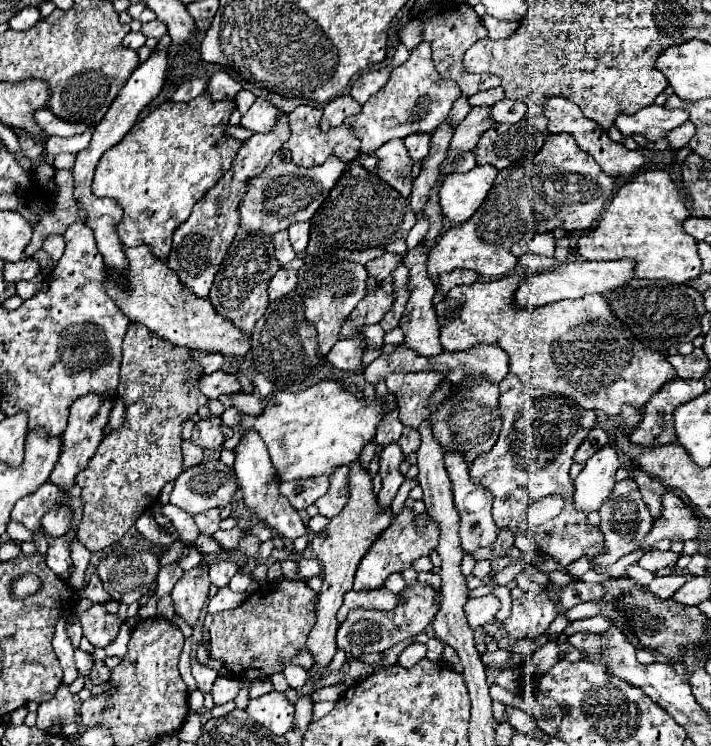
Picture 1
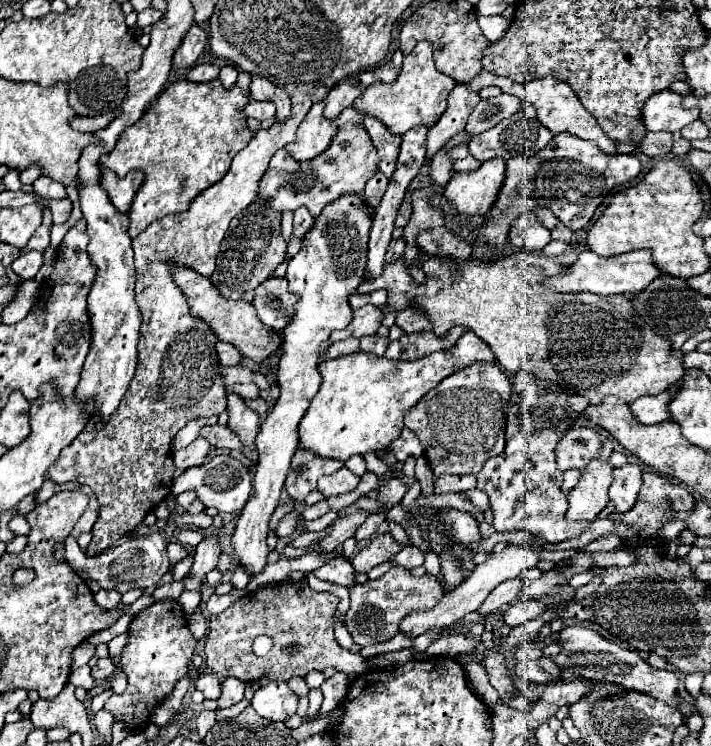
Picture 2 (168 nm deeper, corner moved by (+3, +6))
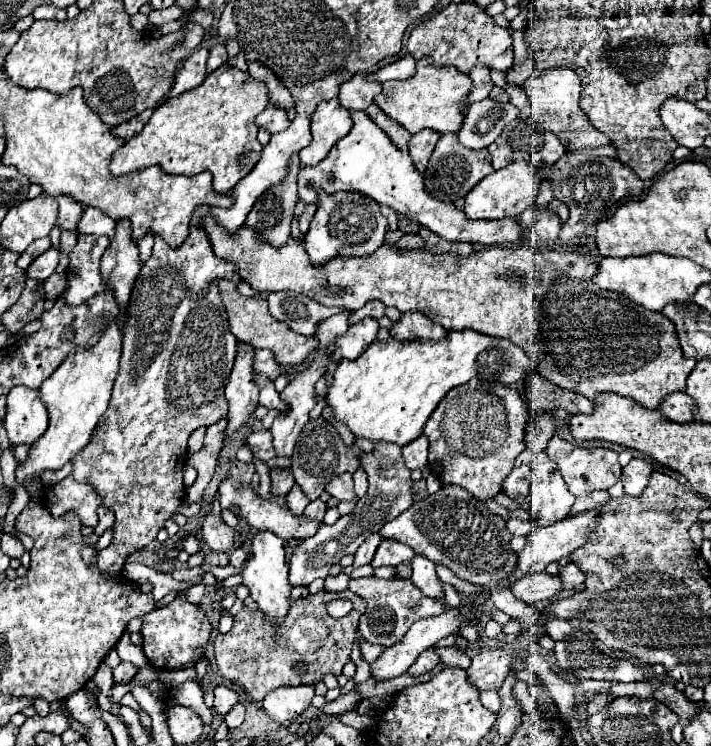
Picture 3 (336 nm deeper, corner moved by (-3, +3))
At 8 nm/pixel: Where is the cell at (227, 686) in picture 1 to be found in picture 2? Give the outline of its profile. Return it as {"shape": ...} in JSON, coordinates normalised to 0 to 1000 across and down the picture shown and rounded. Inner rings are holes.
{"shape":[[[322,908],[322,910],[314,910],[314,929],[311,934],[305,937],[305,945],[308,950],[316,950],[316,948],[325,948],[331,942],[336,942],[342,937],[342,926],[345,926],[345,916],[331,910],[331,908]]]}

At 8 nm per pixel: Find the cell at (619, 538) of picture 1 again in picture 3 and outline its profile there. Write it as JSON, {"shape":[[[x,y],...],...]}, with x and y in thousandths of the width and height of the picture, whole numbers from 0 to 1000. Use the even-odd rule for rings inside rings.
{"shape":[[[890,614],[876,627],[876,638],[873,638],[879,660],[887,662],[887,665],[899,665],[907,657],[916,633],[918,633],[918,622],[916,619],[910,619],[904,614]]]}

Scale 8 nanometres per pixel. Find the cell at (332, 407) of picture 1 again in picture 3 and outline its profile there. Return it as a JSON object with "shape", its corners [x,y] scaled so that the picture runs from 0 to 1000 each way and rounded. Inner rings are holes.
{"shape":[[[632,442],[626,453],[615,458],[603,456],[558,456],[547,453],[541,458],[525,458],[502,483],[482,483],[474,488],[468,517],[460,525],[460,542],[468,547],[471,560],[485,566],[494,579],[505,587],[519,587],[522,592],[553,592],[570,598],[595,582],[595,571],[603,563],[606,552],[615,547],[620,534],[640,517],[660,512],[662,507],[677,507],[688,512],[702,512],[707,517],[719,517],[750,501],[755,488],[710,453],[693,453],[674,448],[668,442]]]}

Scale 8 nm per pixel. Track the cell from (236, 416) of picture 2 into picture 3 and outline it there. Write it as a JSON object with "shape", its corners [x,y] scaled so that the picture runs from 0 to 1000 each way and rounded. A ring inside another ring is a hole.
{"shape":[[[336,461],[331,491],[322,504],[322,515],[316,520],[316,534],[322,539],[322,571],[316,578],[321,587],[333,574],[339,574],[361,547],[364,520],[359,515],[356,499],[356,464]]]}

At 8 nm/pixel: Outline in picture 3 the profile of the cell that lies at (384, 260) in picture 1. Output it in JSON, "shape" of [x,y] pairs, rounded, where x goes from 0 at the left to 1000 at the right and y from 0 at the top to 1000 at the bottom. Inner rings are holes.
{"shape":[[[570,314],[561,324],[558,324],[558,330],[561,332],[595,332],[595,319],[589,316],[589,314]]]}

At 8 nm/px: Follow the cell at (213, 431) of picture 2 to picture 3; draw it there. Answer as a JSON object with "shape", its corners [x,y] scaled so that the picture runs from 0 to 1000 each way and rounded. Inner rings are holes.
{"shape":[[[378,576],[353,579],[353,584],[347,584],[347,595],[350,595],[350,603],[359,609],[359,614],[364,614],[370,619],[387,614],[387,606],[384,606],[384,584],[381,584]]]}

